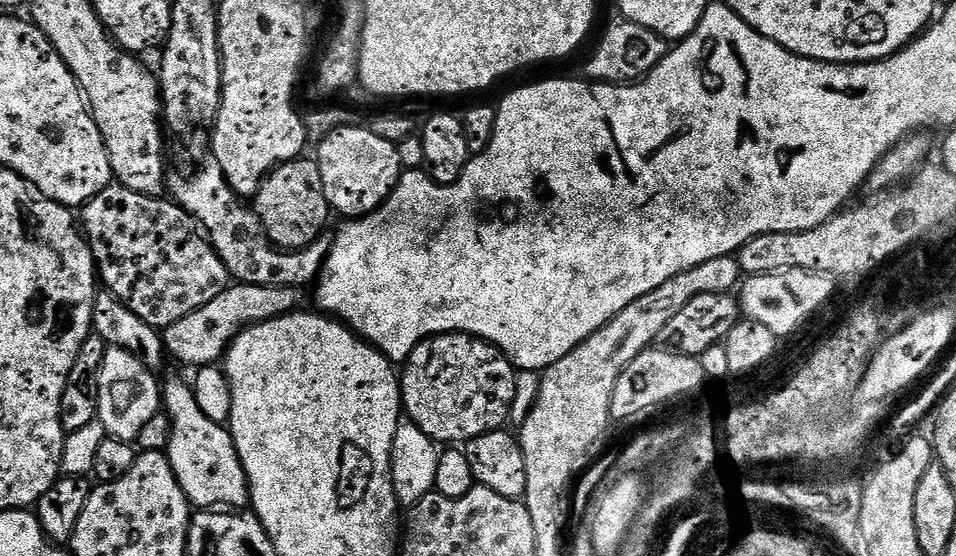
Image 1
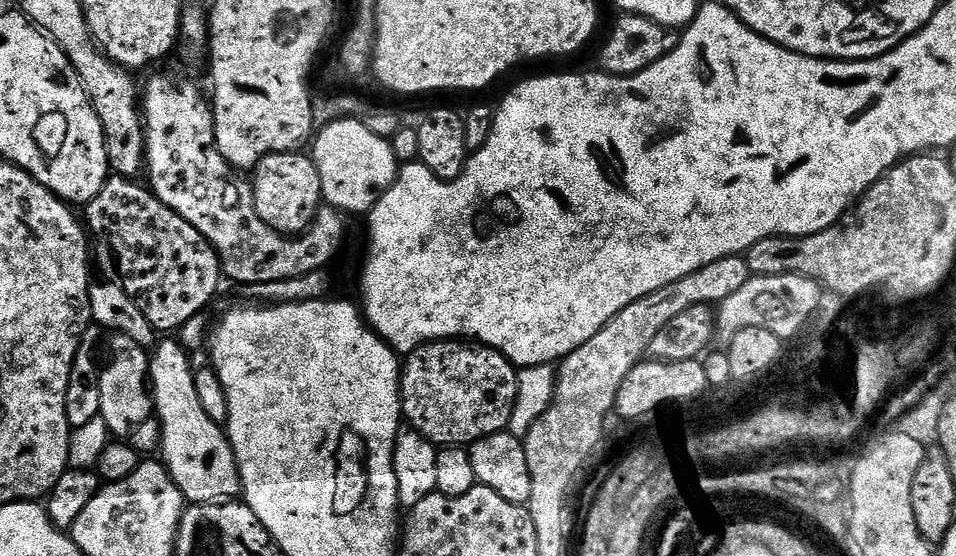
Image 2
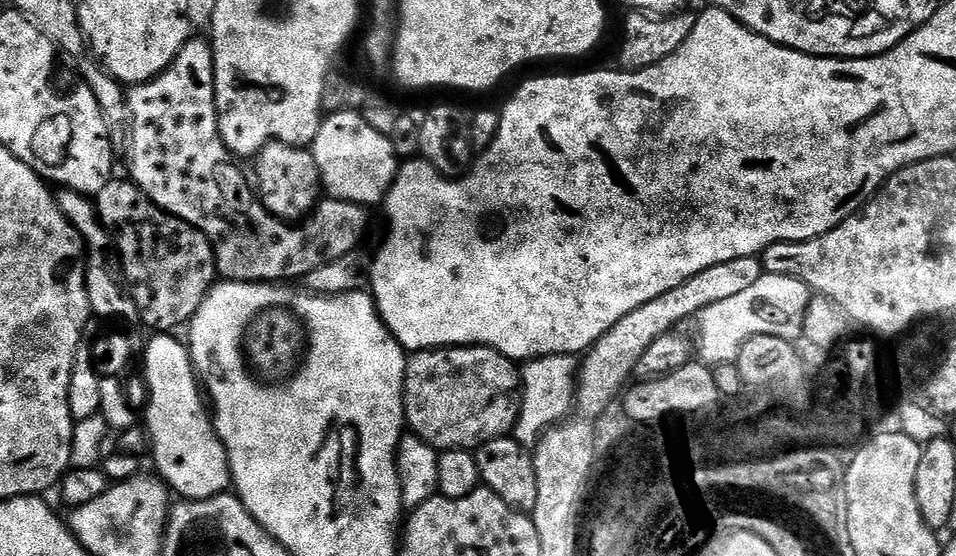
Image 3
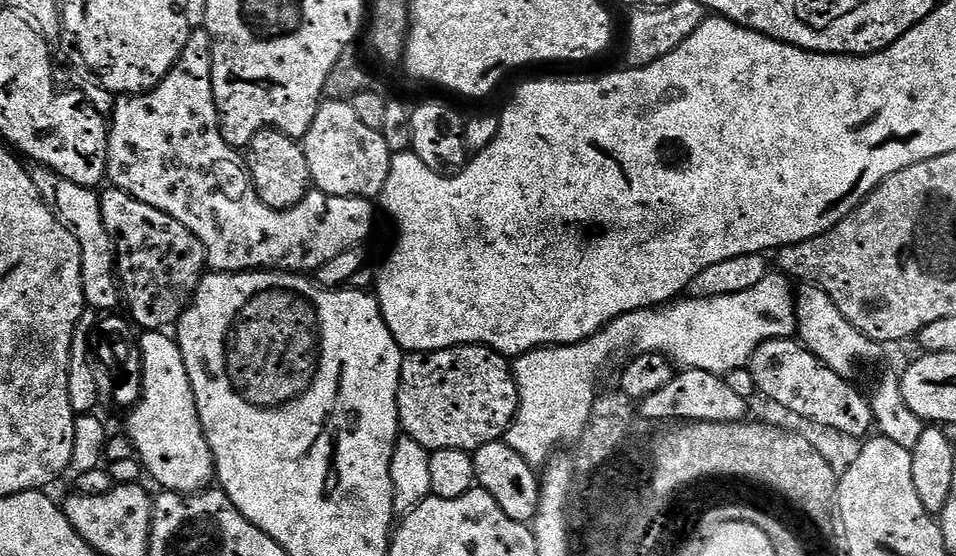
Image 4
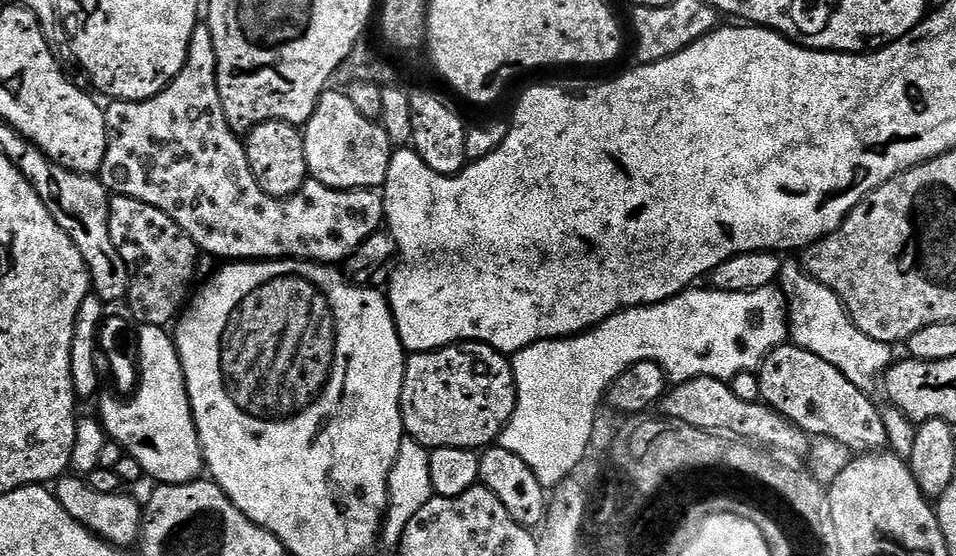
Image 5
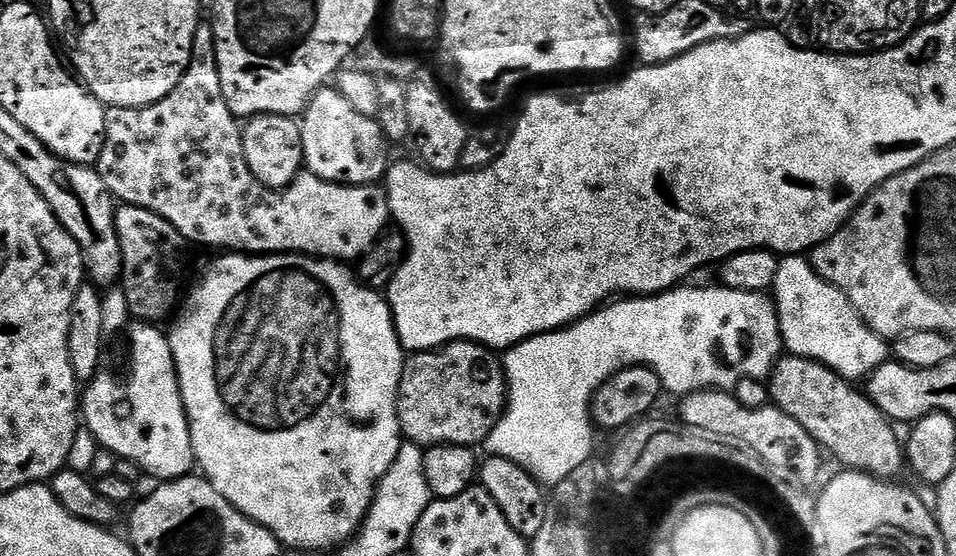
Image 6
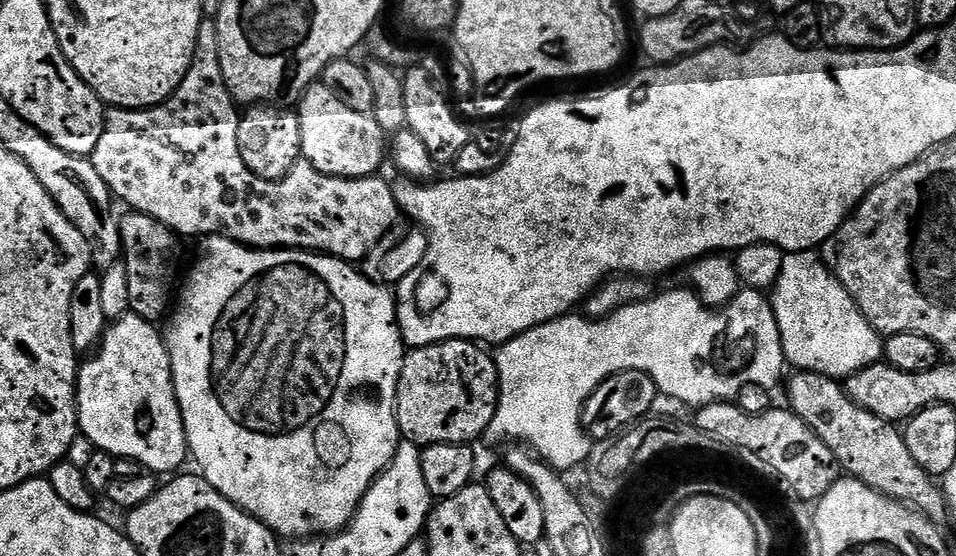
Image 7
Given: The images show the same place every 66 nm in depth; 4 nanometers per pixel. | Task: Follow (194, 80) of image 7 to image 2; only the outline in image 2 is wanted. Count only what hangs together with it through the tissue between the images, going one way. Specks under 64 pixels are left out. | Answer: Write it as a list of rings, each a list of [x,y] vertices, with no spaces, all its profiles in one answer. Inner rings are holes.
[[[156,76],[142,88],[142,115],[144,117],[144,158],[146,161],[147,187],[170,210],[174,210],[190,226],[203,234],[220,259],[220,270],[236,284],[265,284],[286,278],[298,278],[319,268],[328,268],[331,260],[344,248],[348,240],[349,217],[337,208],[321,207],[316,221],[307,232],[294,237],[284,236],[278,230],[266,226],[258,218],[254,206],[251,183],[239,171],[233,170],[222,158],[216,145],[216,127],[212,117],[212,106],[206,92],[188,80],[176,76]]]

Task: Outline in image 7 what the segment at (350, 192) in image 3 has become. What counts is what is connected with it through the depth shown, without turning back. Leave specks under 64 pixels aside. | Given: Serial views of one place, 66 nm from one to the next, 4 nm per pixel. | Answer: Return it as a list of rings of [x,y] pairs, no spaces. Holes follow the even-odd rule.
[[[323,82],[311,84],[298,101],[298,115],[302,126],[302,150],[301,157],[312,164],[314,170],[318,170],[327,176],[337,176],[347,180],[361,180],[367,176],[377,175],[380,167],[386,162],[386,133],[378,122],[366,113],[358,113],[350,109],[346,103],[338,98],[338,94],[327,88]]]

